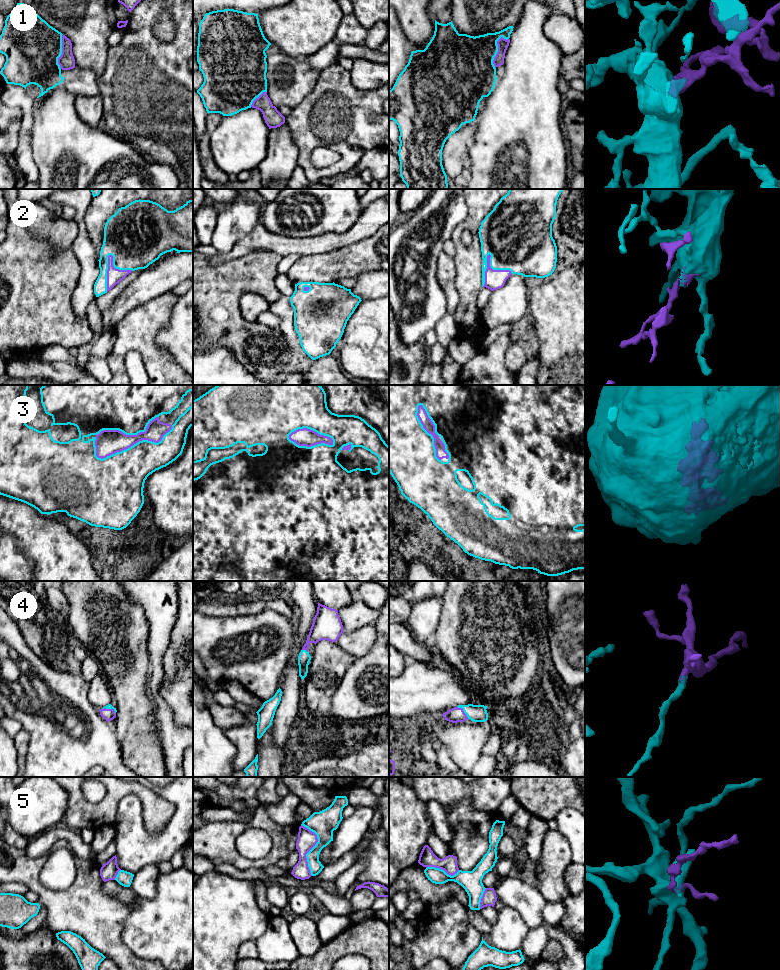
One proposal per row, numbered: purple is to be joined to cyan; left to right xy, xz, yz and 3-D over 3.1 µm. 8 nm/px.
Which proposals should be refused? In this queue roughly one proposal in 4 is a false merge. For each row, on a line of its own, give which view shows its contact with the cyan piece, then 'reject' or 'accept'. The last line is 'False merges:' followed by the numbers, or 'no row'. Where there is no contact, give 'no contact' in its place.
1: meets cyan in yz; accept
2: meets cyan in xy; accept
3: meets cyan in xy; accept
4: meets cyan in yz; accept
5: meets cyan in xz; reject
False merges: 5

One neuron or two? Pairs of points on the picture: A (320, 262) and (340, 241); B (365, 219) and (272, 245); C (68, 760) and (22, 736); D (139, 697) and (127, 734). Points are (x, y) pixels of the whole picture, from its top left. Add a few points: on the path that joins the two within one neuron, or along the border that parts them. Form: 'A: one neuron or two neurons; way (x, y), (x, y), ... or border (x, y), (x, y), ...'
A: two neurons; border (353, 242), (327, 252), (308, 255)
B: one neuron; way (343, 239), (317, 245), (296, 245)
C: two neurons; border (23, 728), (29, 735), (26, 763)
D: one neuron; way (135, 706), (135, 725)

